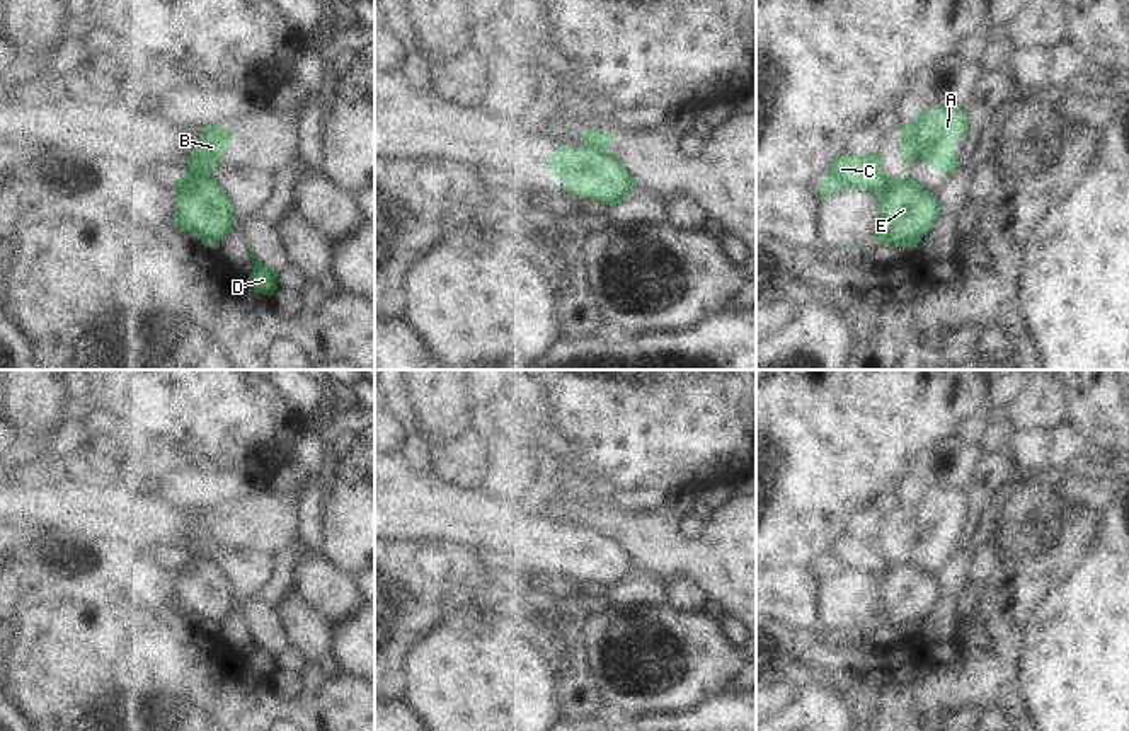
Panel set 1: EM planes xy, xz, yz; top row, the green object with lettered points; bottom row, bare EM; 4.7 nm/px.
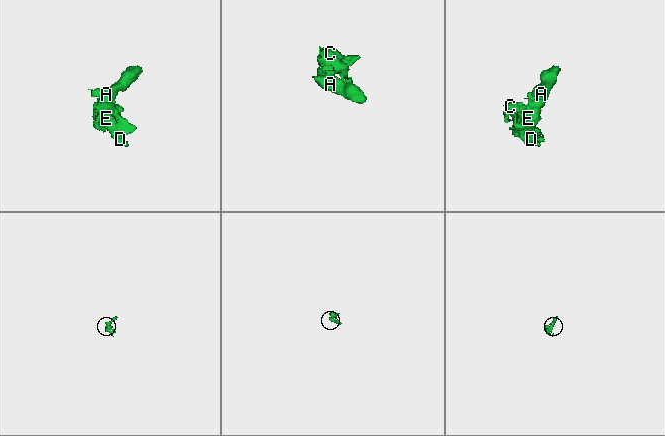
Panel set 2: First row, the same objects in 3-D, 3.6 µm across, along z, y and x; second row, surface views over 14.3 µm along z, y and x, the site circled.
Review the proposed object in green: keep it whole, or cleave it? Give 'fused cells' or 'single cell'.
fused cells

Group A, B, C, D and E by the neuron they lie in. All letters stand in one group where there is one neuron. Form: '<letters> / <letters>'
A / B C D E

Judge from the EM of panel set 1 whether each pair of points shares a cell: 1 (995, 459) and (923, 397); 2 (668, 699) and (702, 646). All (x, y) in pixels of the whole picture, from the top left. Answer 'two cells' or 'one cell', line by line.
1: two cells
2: one cell

